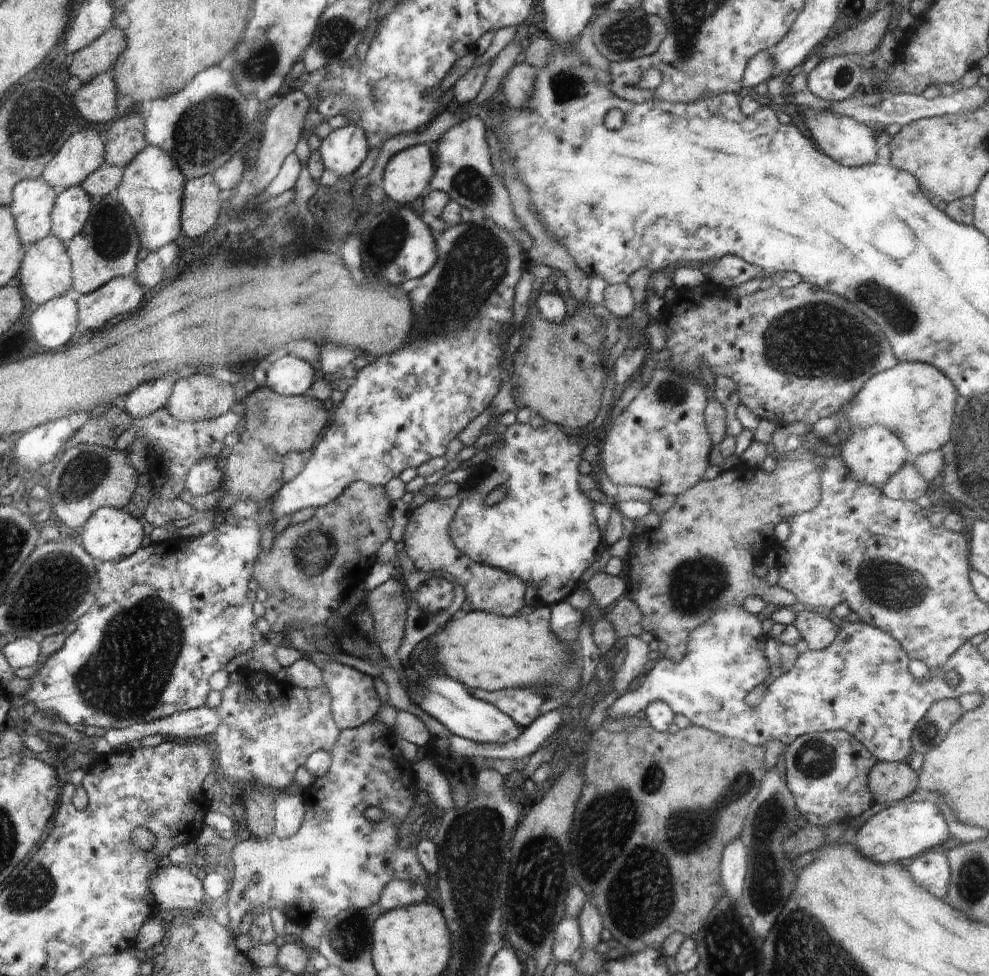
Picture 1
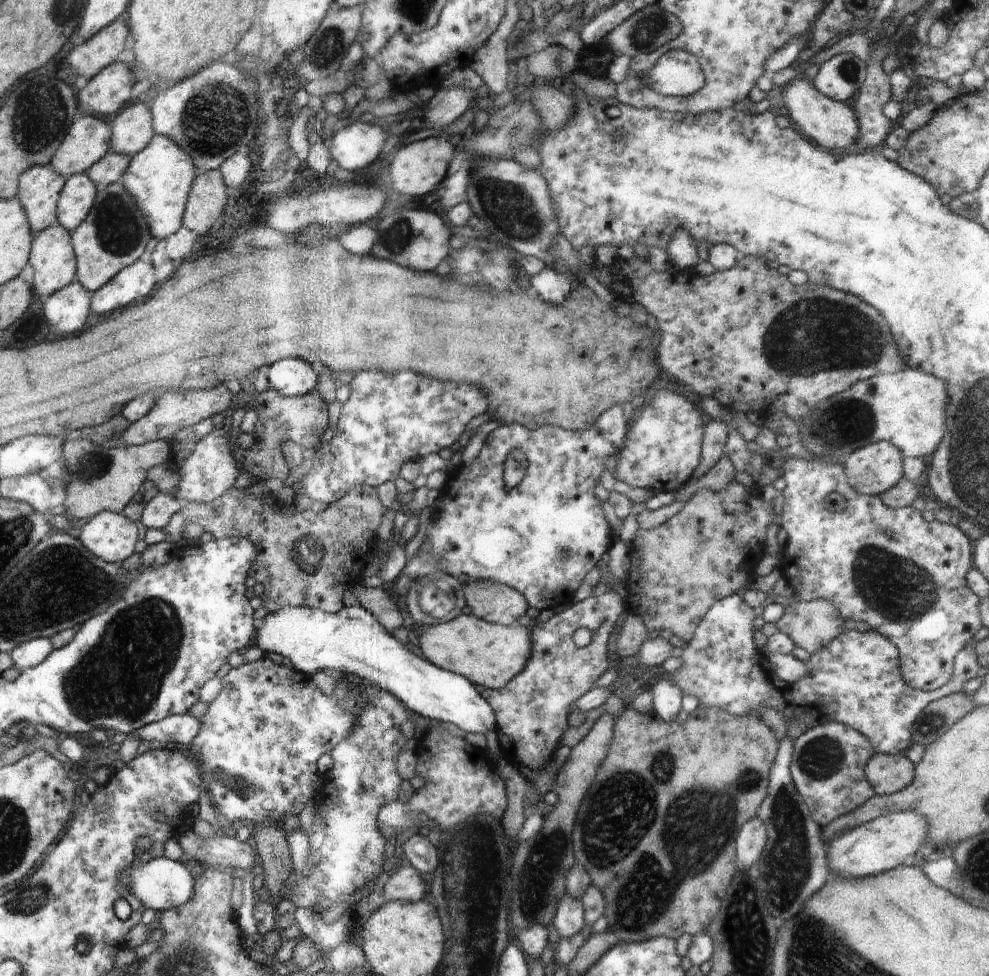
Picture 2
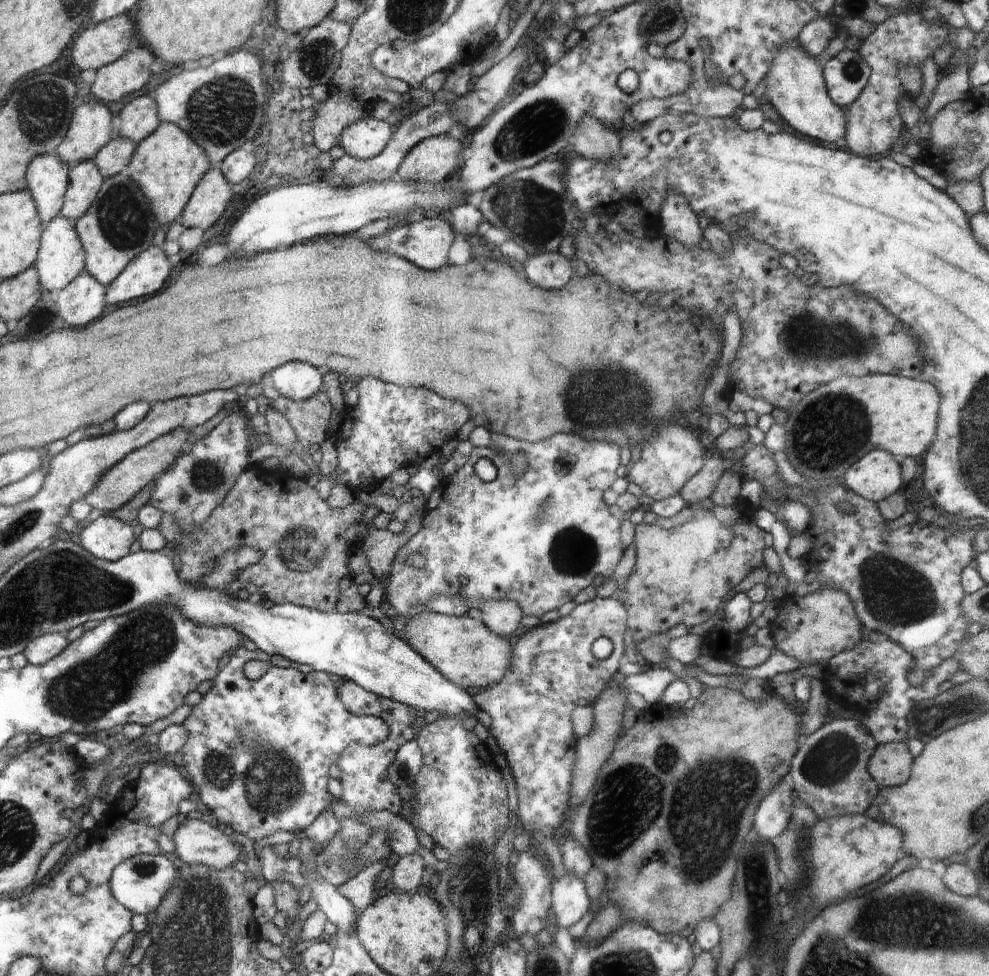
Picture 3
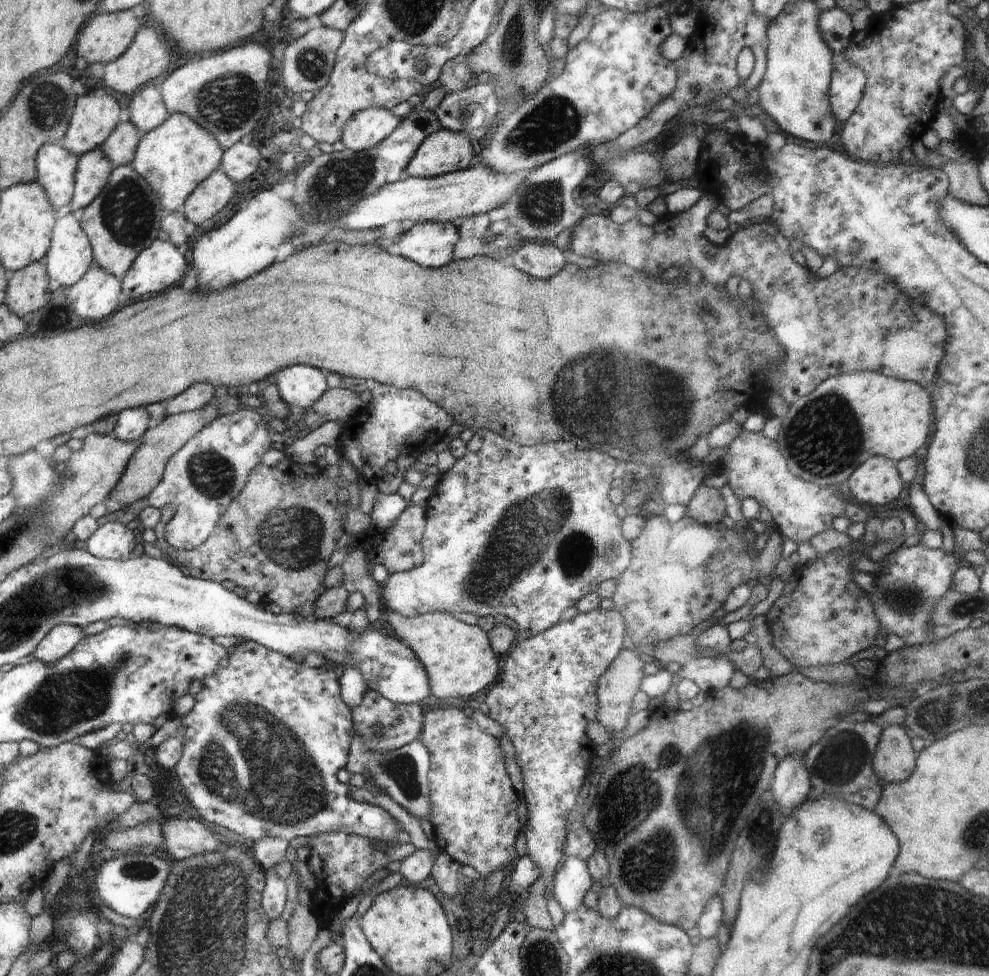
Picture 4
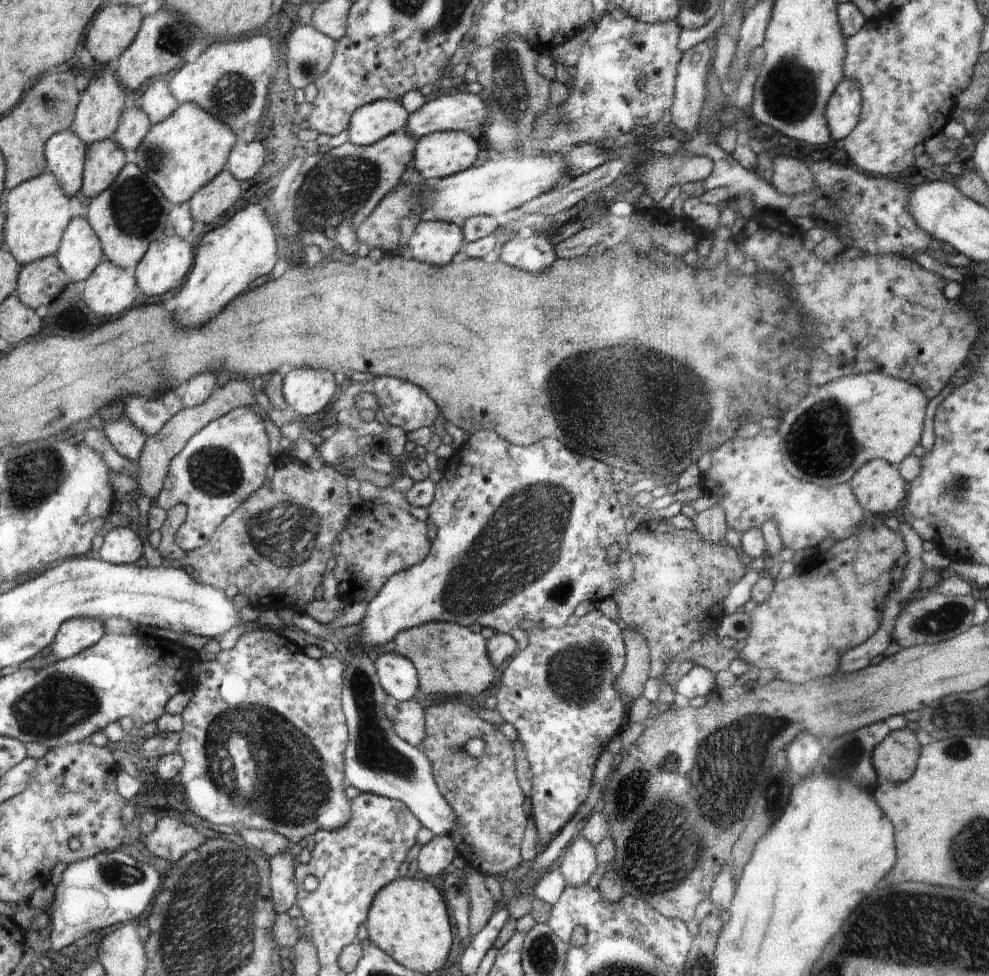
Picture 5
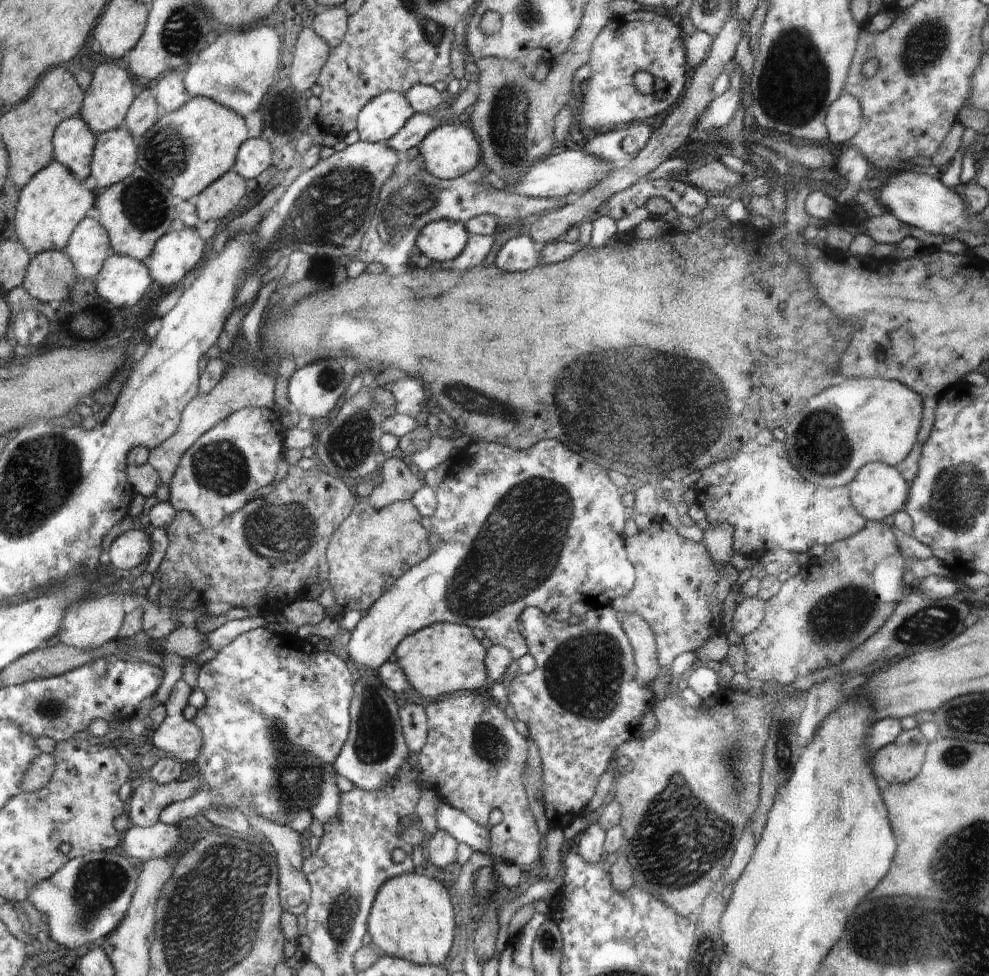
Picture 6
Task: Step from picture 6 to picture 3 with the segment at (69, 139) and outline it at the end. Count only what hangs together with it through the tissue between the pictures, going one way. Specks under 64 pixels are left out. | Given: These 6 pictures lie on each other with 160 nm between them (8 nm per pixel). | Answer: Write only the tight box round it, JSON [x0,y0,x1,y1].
[27,154,68,223]

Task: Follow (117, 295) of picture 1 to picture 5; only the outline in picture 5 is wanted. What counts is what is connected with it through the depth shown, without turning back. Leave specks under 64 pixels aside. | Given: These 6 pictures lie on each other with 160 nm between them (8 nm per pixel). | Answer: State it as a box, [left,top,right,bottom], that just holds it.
[134,235,195,296]

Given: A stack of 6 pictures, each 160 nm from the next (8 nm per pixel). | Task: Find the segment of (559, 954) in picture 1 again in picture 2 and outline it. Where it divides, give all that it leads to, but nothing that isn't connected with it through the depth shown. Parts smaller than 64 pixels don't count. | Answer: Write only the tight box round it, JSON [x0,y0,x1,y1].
[552,892,584,938]

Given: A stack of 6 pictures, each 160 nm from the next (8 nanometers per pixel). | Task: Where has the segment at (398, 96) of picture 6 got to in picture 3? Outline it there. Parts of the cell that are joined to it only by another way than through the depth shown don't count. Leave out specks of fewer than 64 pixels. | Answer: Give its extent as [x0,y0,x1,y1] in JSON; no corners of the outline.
[339,115,393,160]

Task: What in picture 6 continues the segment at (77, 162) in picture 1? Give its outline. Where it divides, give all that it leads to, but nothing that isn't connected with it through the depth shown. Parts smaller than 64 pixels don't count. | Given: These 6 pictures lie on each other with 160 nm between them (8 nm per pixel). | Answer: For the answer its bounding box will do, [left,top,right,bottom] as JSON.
[80,62,134,135]

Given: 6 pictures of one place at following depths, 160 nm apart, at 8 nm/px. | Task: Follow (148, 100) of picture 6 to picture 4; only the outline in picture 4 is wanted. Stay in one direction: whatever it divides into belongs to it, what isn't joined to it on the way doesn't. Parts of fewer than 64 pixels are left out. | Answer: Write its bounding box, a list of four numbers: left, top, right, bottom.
[100,121,143,165]

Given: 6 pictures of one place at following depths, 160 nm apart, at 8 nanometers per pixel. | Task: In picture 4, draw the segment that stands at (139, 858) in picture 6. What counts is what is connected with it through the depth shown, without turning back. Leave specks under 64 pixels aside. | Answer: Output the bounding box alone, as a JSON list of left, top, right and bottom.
[161,819,216,860]

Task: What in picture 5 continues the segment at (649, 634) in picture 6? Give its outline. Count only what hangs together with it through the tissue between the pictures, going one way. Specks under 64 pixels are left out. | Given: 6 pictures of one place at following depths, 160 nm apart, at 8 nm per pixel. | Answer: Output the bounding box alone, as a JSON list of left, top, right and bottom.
[616,627,651,702]

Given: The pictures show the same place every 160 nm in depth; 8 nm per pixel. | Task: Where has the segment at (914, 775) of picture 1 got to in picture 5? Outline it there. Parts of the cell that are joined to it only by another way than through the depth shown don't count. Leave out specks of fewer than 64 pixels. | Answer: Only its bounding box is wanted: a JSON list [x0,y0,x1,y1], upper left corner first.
[872,729,921,783]

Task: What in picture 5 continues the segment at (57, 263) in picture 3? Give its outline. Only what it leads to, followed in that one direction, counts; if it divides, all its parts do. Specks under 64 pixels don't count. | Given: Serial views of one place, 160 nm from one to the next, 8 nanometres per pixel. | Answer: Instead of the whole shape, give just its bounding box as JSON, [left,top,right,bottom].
[54,217,104,282]

